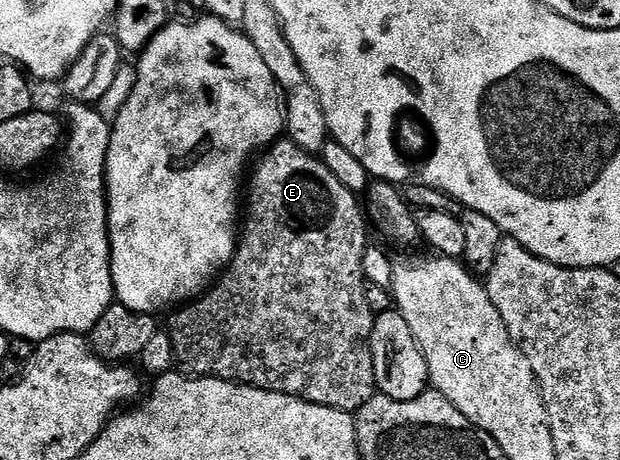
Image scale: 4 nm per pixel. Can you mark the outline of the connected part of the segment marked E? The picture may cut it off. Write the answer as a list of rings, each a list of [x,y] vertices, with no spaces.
[[[277,140],[259,155],[260,163],[252,174],[252,187],[246,190],[246,217],[242,222],[242,233],[238,238],[236,255],[226,269],[216,279],[214,285],[203,296],[181,305],[176,315],[169,320],[166,333],[173,342],[175,365],[179,373],[193,378],[221,378],[227,382],[241,382],[243,386],[253,386],[259,390],[273,390],[279,394],[289,394],[319,406],[329,406],[339,410],[355,412],[378,393],[372,359],[372,329],[376,323],[370,304],[366,304],[366,283],[362,260],[368,251],[369,223],[361,199],[346,184],[334,177],[334,172],[326,168],[323,157],[298,148],[290,140]]]

